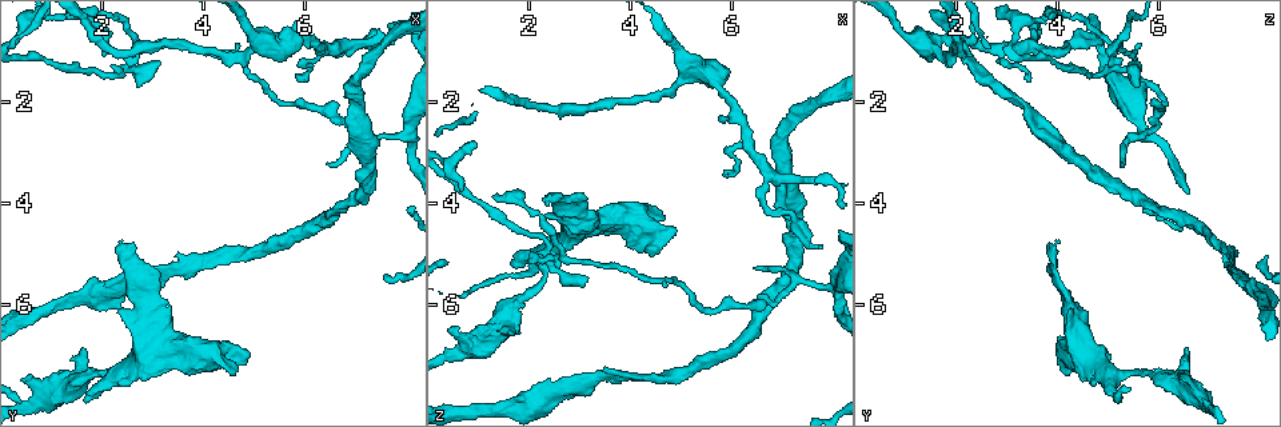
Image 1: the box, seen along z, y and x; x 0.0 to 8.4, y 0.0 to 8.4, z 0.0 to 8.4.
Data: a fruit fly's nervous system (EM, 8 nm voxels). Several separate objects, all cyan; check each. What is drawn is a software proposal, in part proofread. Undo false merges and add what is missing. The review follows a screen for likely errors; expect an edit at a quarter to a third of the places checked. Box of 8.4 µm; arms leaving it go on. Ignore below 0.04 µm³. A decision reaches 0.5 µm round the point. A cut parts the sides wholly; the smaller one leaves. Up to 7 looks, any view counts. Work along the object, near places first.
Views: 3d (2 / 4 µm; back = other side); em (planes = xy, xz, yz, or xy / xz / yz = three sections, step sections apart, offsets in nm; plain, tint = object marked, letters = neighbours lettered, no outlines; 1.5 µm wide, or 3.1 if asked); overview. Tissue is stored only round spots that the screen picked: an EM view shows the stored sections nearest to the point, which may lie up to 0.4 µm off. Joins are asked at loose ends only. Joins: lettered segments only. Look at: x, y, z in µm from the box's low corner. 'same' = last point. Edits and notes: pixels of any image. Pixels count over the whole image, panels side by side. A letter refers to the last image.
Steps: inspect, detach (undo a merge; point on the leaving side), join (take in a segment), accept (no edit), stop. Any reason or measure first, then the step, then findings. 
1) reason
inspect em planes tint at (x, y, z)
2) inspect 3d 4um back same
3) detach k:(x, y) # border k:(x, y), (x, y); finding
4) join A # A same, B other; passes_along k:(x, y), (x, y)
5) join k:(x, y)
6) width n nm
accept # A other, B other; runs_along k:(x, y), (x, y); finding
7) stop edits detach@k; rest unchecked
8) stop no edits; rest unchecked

an open end
inspect em planes letters at (1.60, 6.95, 6.55)

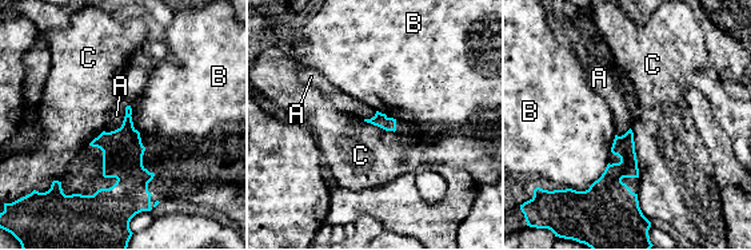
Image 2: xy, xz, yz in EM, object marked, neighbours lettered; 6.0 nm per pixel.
accept # A other, B other, C other; no lettered segment goes on from it

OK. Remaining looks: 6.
calibre changes
inspect em planes tint at (2.30, 7.30, 5.10)

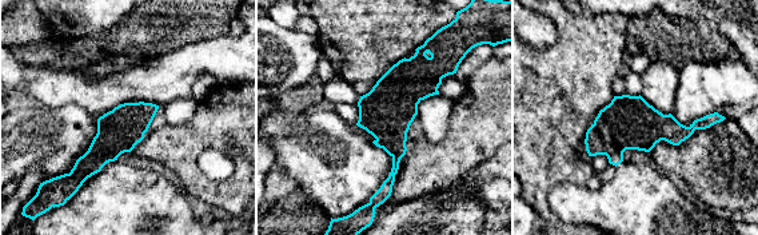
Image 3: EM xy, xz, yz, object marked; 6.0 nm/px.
what lies round it
inspect em planes letters same

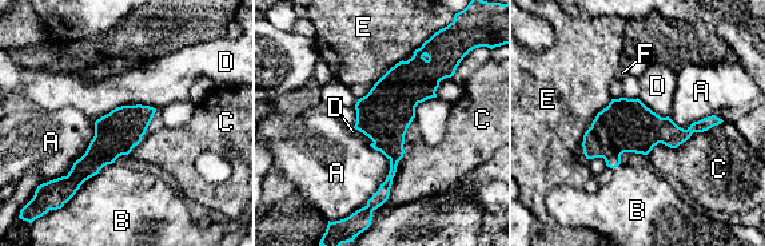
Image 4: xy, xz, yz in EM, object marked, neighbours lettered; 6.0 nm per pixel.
accept # A other, B other, C other, D other, E other, F other; border 4:(155, 107), (118, 106), (96, 120); one neuron here

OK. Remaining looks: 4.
thick turns thin
inspect em xy step 4 tint at (4.45, 7.00, 4.60)

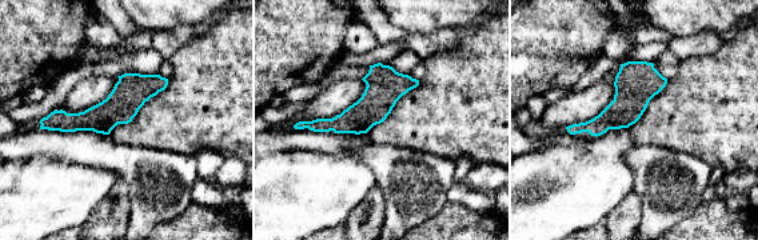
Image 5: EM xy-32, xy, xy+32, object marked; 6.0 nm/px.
inspect em planes tint same

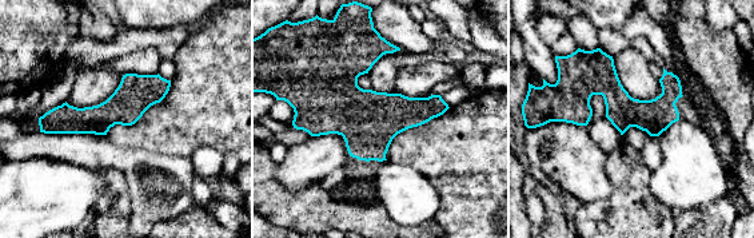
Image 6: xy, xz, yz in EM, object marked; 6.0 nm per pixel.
inspect em planes letters same

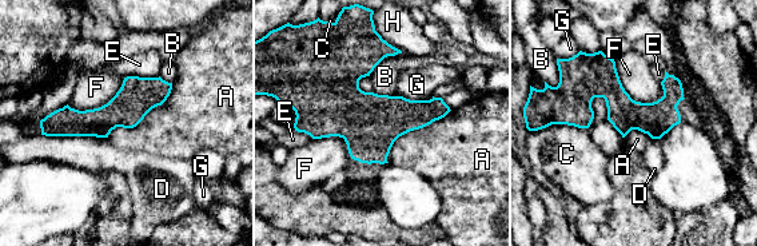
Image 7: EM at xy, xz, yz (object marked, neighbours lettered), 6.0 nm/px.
accept # A other, B other, C other, D other, E other, F other, G other, H other; runs_along 7:(680, 91), (660, 111), (609, 91), (542, 106); all the same neuron

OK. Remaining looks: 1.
stop no edits; rest unchecked

